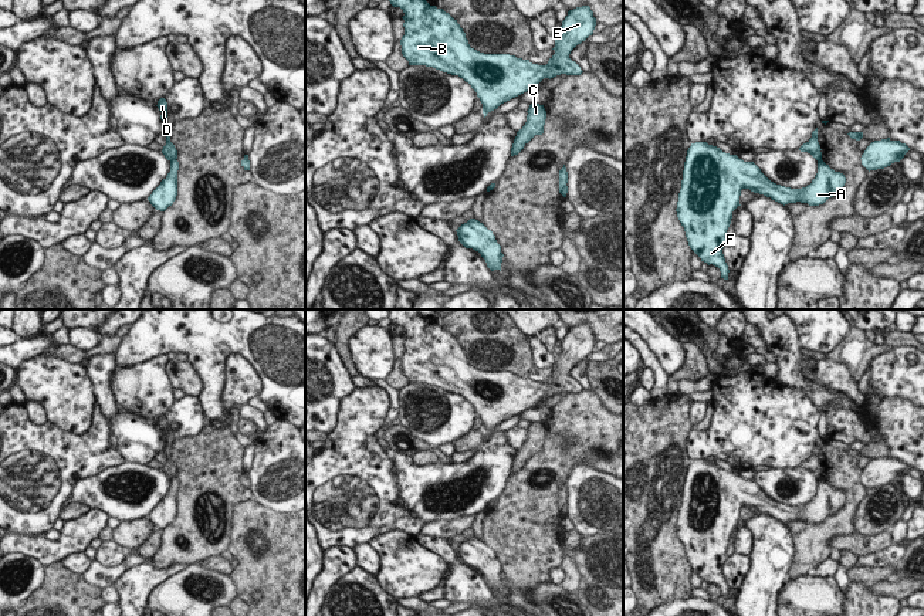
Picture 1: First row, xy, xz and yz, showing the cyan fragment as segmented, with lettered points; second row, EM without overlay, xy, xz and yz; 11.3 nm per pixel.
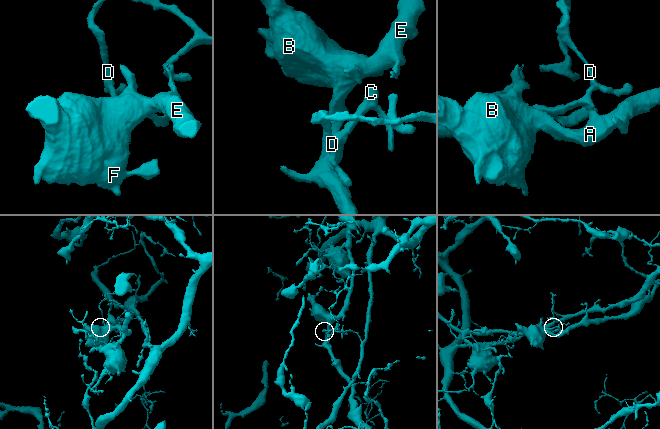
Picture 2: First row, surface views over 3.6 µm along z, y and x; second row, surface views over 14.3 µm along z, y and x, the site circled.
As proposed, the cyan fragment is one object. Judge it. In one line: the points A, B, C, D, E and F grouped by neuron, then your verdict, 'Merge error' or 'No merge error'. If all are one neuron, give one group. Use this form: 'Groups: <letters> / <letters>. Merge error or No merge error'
Groups: A B E F / C D. Merge error

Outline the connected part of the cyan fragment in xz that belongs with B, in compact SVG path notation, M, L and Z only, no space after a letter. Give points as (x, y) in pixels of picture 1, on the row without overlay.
M387 309L393 325L400 325L405 331L405 353L400 358L402 372L409 383L426 383L443 390L458 393L477 410L483 422L484 436L501 422L534 406L544 396L554 396L561 392L581 393L581 385L569 376L571 369L593 352L596 336L589 324L576 325L568 329L562 339L562 353L555 358L552 366L555 372L546 383L532 382L529 378L517 376L510 372L484 372L470 365L466 351L449 331L436 324L430 324L417 309Z

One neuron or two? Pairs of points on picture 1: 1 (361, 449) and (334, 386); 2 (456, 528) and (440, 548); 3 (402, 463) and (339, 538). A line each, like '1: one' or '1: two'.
1: two
2: two
3: two

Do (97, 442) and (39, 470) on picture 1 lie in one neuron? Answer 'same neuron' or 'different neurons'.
same neuron

